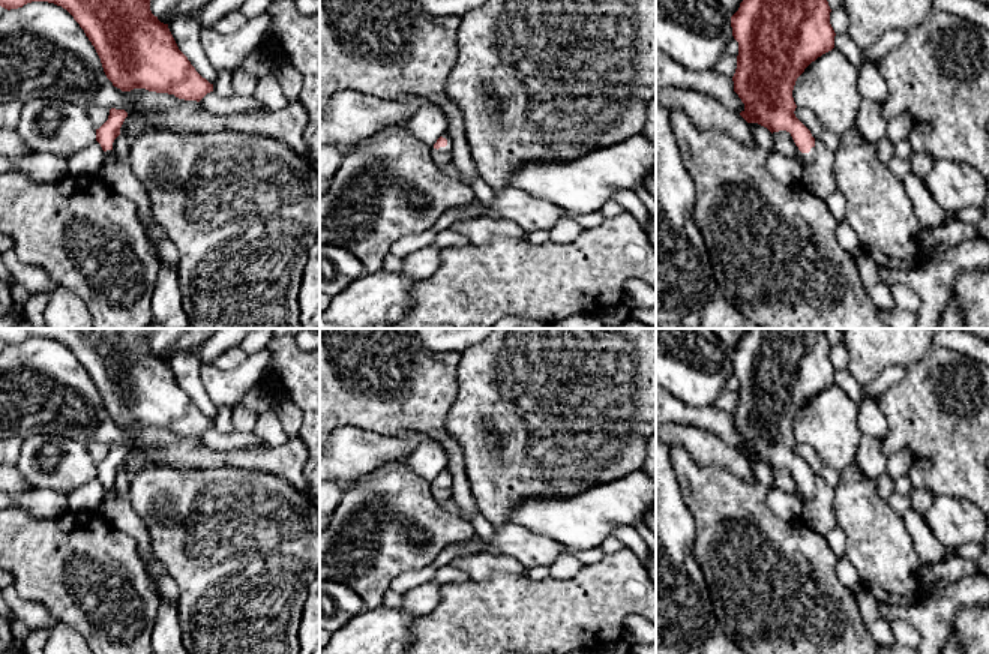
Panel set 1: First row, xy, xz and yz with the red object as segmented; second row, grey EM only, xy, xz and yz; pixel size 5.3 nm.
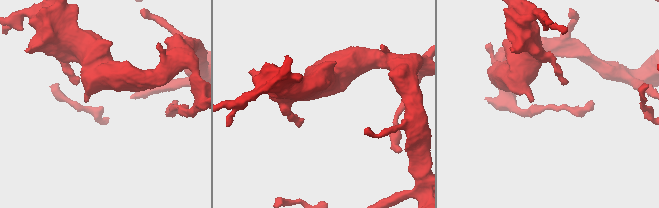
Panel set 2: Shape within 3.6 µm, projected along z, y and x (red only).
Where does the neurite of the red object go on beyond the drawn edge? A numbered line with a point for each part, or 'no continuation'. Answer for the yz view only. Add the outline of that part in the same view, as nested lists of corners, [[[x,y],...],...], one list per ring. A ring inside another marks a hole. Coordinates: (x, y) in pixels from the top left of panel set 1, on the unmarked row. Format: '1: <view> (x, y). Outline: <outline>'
1: yz (806, 494). Outline: [[[812,483],[809,489],[801,489],[800,486],[798,489],[800,489],[800,496],[803,498],[803,501],[810,501],[815,495],[815,483]]]

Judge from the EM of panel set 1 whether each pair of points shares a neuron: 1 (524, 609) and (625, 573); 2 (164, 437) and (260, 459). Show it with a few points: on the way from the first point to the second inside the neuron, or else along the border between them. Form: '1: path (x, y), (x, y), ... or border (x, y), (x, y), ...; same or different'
1: path (550, 609), (589, 609), (599, 599); same
2: path (188, 453), (201, 458), (236, 458); same

